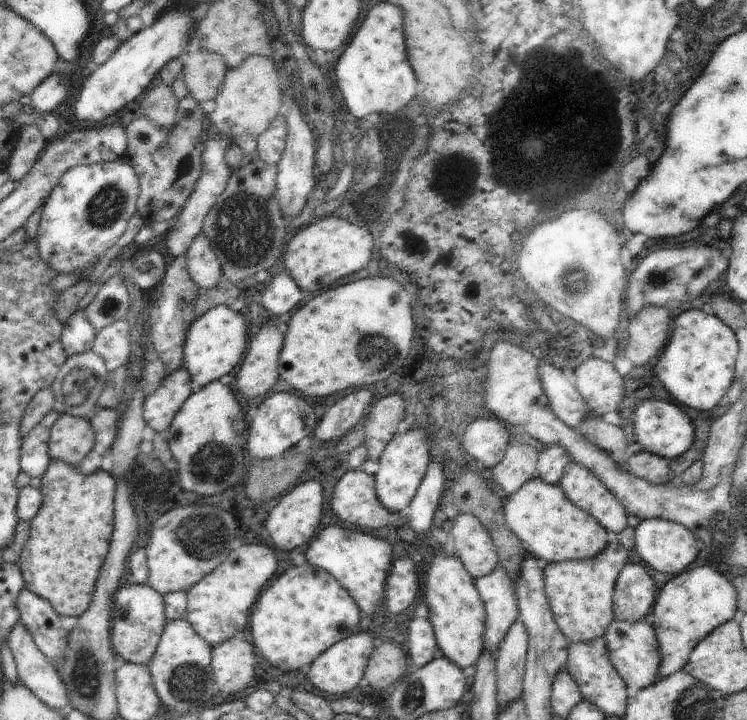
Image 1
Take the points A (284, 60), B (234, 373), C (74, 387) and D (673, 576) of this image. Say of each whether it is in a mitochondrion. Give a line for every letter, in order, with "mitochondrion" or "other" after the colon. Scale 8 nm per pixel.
A: other
B: other
C: mitochondrion
D: other

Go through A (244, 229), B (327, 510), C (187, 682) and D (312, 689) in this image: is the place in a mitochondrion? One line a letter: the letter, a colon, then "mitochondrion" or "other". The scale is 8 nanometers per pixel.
A: mitochondrion
B: other
C: mitochondrion
D: other

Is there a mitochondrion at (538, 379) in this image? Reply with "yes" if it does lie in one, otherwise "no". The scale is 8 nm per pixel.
no

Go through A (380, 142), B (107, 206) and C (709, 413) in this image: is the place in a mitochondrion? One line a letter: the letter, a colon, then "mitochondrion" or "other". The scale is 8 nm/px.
A: mitochondrion
B: mitochondrion
C: other

